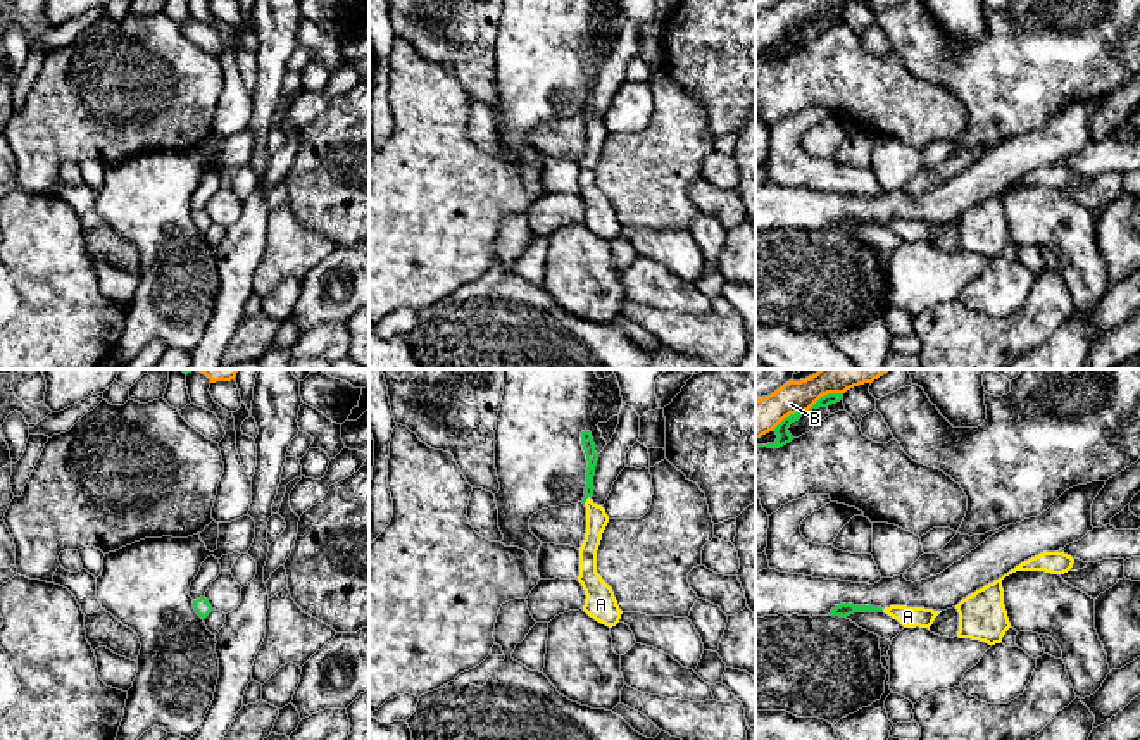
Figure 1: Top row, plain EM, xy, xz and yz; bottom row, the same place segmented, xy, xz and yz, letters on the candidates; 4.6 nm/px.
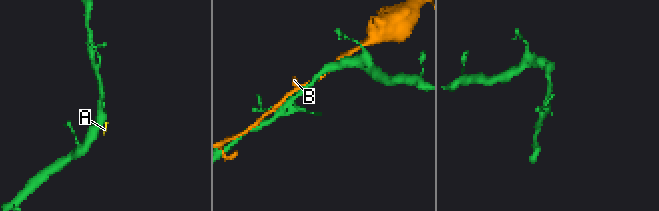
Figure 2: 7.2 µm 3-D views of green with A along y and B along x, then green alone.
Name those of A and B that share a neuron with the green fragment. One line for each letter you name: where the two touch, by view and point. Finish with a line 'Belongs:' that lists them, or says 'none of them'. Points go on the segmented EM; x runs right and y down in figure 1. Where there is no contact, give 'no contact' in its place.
A: xz (587, 497)
Belongs: A

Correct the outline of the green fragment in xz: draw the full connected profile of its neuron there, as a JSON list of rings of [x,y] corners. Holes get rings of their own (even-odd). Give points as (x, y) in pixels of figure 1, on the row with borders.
[[[581,431],[581,445],[588,461],[586,486],[583,504],[586,507],[586,533],[579,550],[579,576],[578,581],[585,590],[583,611],[595,621],[612,628],[619,623],[623,611],[617,605],[612,588],[597,573],[597,550],[602,533],[609,523],[609,516],[602,505],[597,505],[593,495],[593,476],[598,454],[590,431]]]

